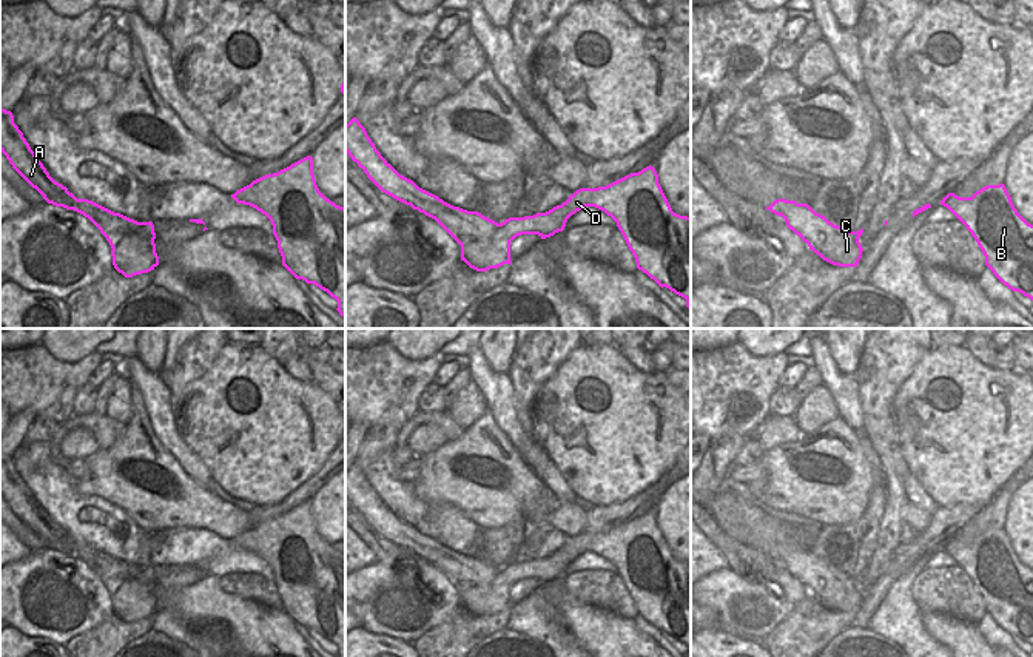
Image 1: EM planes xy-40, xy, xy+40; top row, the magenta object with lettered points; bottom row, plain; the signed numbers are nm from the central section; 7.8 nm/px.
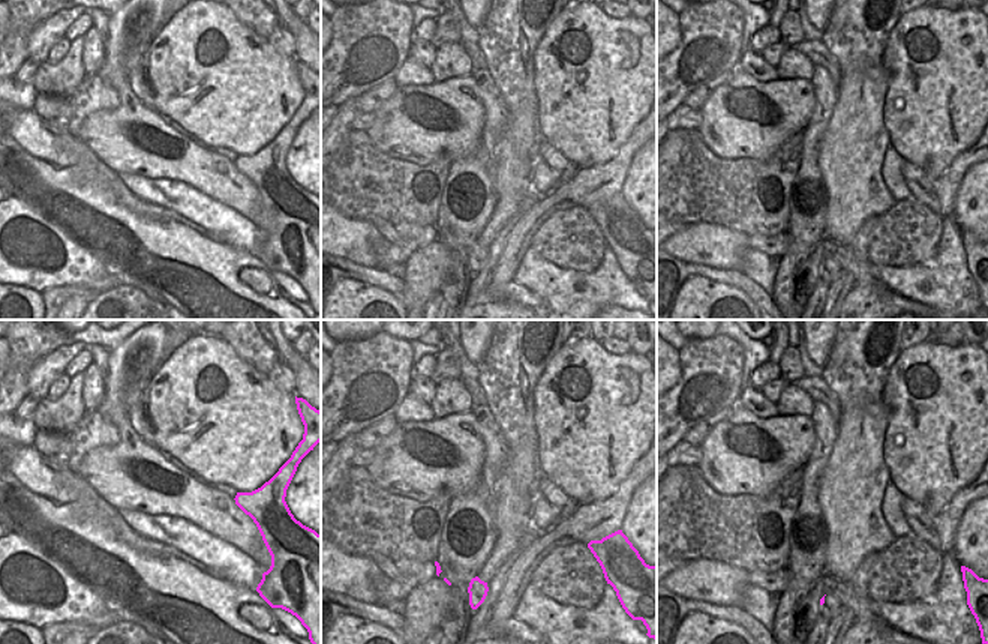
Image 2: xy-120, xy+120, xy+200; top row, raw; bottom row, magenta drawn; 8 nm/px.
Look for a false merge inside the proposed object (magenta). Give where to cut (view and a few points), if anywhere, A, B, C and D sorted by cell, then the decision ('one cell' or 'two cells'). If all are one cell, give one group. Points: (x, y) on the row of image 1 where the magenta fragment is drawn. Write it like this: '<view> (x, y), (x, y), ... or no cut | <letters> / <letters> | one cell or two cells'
xy (560, 205), (568, 210), (569, 216) | A C / B D | two cells

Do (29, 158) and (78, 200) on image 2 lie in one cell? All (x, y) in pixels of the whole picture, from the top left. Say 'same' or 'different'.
same

